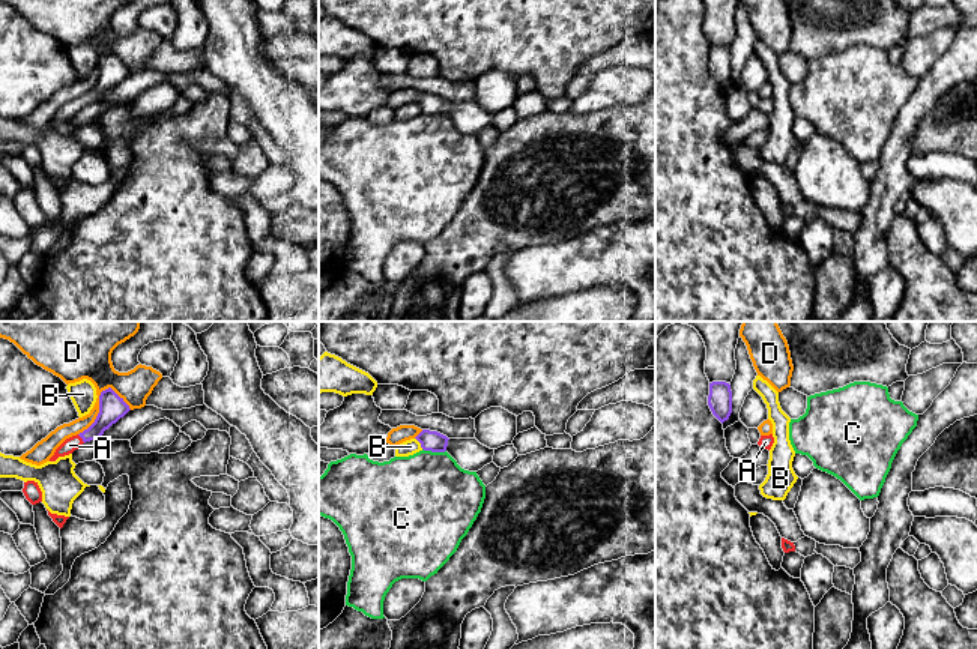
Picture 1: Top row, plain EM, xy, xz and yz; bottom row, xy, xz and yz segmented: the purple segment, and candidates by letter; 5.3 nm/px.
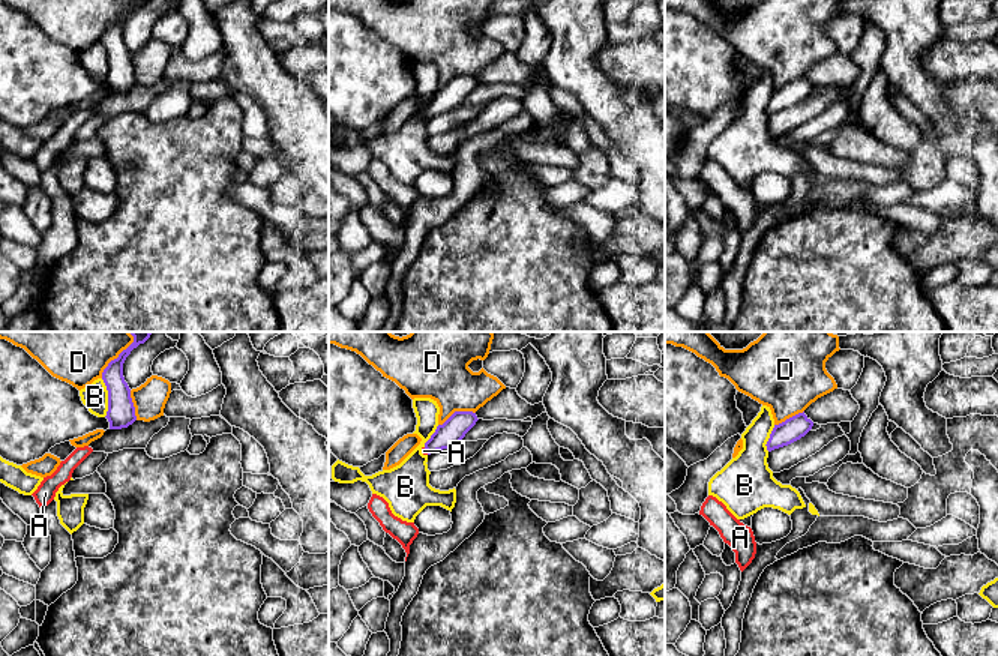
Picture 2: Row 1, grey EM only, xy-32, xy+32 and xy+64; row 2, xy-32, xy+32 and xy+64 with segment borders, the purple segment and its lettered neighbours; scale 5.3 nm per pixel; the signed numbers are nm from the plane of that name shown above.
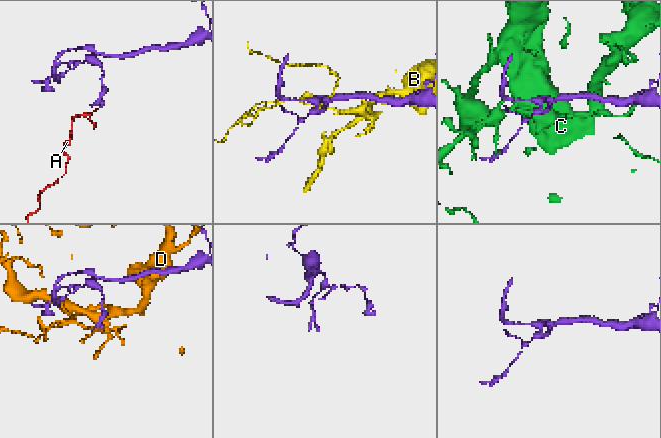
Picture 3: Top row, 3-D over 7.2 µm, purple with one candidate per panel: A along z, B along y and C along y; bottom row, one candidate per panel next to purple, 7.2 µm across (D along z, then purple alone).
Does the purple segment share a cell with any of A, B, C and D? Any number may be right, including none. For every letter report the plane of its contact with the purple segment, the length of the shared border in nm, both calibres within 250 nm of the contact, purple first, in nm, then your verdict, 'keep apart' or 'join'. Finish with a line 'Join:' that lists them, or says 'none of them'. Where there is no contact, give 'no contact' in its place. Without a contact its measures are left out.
A: xy | 60 nm | 140/80 nm | join
B: xz | 80 nm | 110/80 nm | keep apart
C: xz | 130 nm | 110/480 nm | keep apart
D: xy | 320 nm | 140/220 nm | keep apart
Join: A

